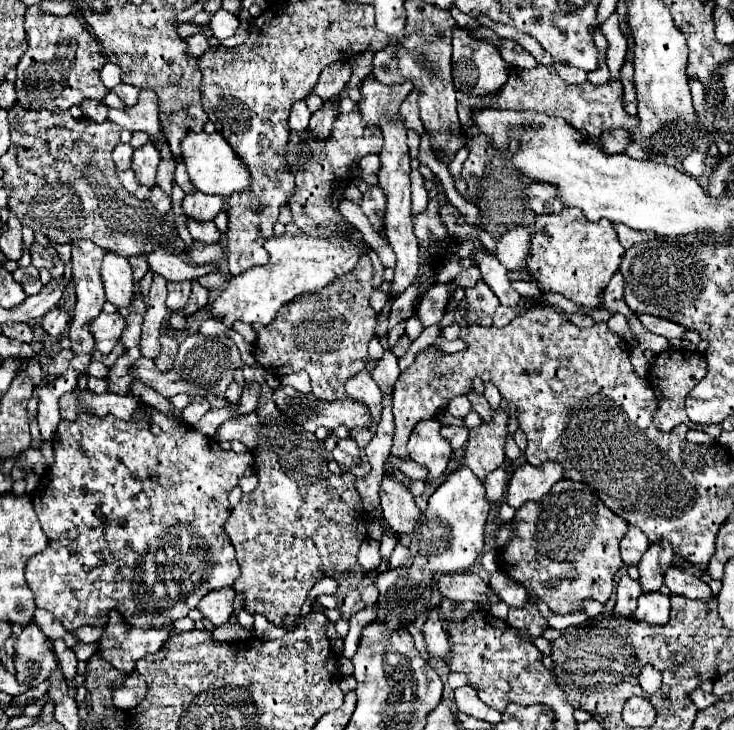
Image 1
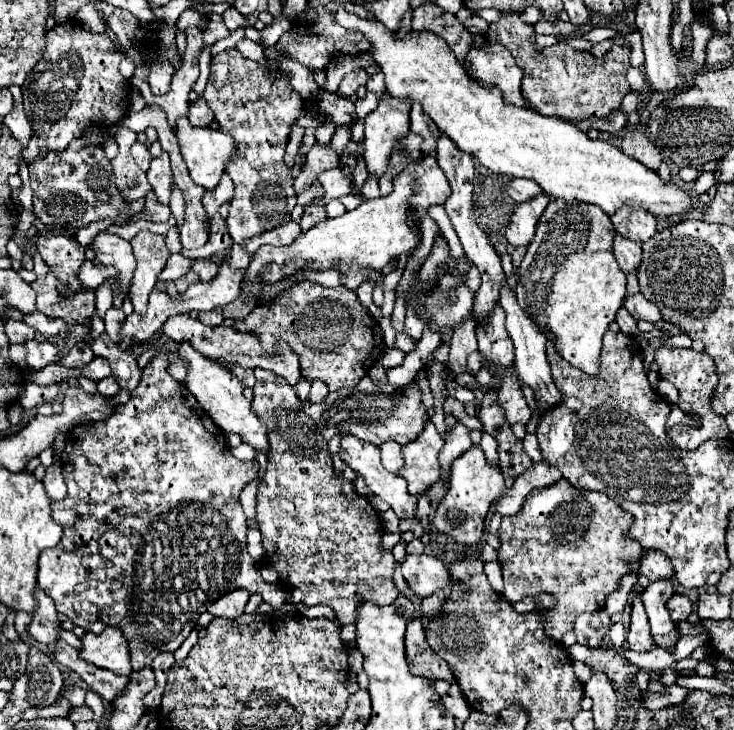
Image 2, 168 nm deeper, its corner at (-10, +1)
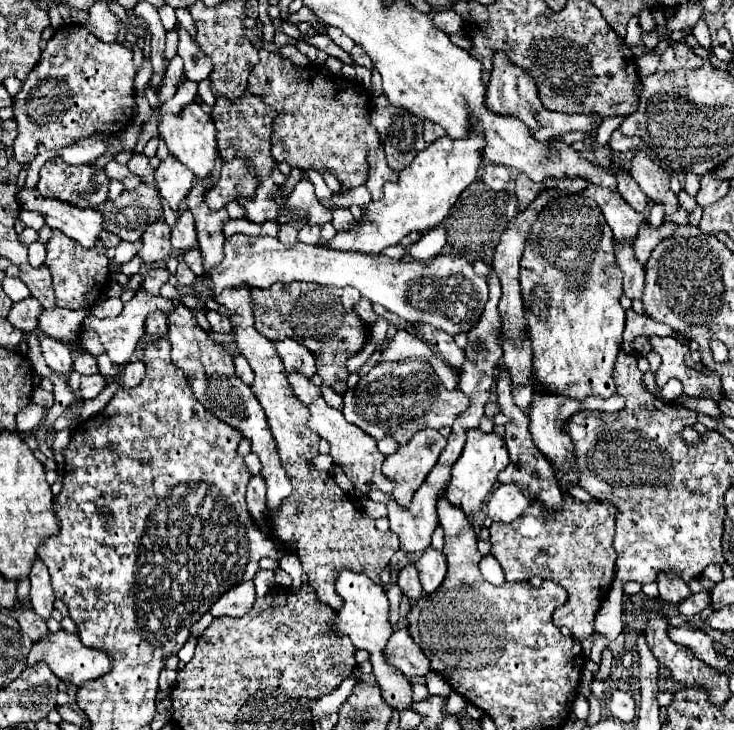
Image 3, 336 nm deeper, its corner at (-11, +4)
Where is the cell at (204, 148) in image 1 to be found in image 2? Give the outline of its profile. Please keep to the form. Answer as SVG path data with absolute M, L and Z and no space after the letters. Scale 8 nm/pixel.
M188 117L186 119L178 119L178 143L182 149L182 159L188 165L190 177L196 185L204 187L204 189L214 189L220 181L220 177L226 171L226 165L234 159L236 155L236 145L232 135L210 129L210 127L194 127L190 125Z

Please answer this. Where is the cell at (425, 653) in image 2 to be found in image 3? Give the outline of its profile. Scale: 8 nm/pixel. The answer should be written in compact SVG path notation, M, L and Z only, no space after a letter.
M395 628L385 650L387 664L401 670L405 676L425 676L429 670L429 660L423 656L421 648L413 644L407 628Z

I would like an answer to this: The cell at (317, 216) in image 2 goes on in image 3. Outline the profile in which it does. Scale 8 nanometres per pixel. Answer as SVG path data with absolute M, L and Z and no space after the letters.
M307 226L307 228L301 228L299 234L297 234L297 240L303 242L303 244L317 244L319 232L321 232L321 226Z

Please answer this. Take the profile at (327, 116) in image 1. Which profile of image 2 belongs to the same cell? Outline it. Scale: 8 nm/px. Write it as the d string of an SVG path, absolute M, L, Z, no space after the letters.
M314 143L308 153L306 153L306 163L302 165L296 181L294 181L294 189L296 193L302 193L306 191L316 179L320 173L328 171L328 169L336 169L340 167L340 157L334 153L332 149L332 143Z

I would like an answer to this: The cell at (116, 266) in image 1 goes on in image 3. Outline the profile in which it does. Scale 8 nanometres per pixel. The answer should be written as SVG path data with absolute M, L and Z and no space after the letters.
M23 186L15 196L23 210L41 212L45 216L45 224L51 230L61 230L85 248L91 248L91 244L99 240L99 232L103 230L103 218L97 216L97 210L77 208L55 198L43 198L35 188L27 186Z

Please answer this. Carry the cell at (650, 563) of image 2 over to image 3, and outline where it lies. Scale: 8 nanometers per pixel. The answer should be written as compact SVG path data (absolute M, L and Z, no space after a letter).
M663 572L663 574L659 574L657 584L659 584L659 596L669 604L679 604L687 596L691 596L689 586L683 580L679 580L679 576L671 576L671 574Z

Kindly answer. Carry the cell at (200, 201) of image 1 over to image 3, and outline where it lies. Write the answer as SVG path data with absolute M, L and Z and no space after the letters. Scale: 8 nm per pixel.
M235 158L233 162L223 164L219 182L211 188L211 192L207 192L207 206L211 210L219 210L233 200L255 198L257 188L259 180L251 174L241 158Z

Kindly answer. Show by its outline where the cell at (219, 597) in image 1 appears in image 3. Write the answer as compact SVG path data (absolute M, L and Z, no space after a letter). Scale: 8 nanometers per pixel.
M243 582L231 588L227 594L223 594L213 606L211 614L213 616L245 616L255 602L255 586L253 582Z

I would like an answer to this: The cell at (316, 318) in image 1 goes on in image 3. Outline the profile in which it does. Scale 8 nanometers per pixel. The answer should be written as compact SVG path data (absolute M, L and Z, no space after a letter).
M291 282L291 284L273 284L271 288L253 288L253 312L255 312L255 328L269 340L293 338L299 344L307 344L319 356L319 376L322 383L329 386L337 394L347 392L349 372L345 368L347 358L363 348L363 340L367 340L367 328L353 306L361 300L359 290L355 288L331 288L311 282Z

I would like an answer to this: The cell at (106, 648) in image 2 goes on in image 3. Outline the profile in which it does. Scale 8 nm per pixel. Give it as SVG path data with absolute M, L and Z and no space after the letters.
M59 630L59 632L51 632L47 636L43 636L41 640L37 640L27 656L27 666L33 666L37 662L45 662L51 672L55 672L55 676L63 682L69 682L69 684L83 684L87 680L95 680L99 676L103 676L105 672L111 670L111 658L107 658L103 652L95 650L95 648L87 648L83 646L83 642L79 640L77 634L69 634L65 630Z

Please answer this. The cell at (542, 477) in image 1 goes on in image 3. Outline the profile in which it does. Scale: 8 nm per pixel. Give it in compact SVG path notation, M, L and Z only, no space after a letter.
M501 484L495 488L491 498L487 500L487 516L493 522L509 524L511 520L519 518L519 514L531 504L515 484Z

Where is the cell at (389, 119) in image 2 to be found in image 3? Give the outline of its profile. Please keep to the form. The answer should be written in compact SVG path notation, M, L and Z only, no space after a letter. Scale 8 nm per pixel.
M379 148L379 152L371 152L369 156L369 178L367 178L367 188L373 196L373 200L383 198L383 184L397 180L397 172L391 170L385 162L385 154L383 148Z

